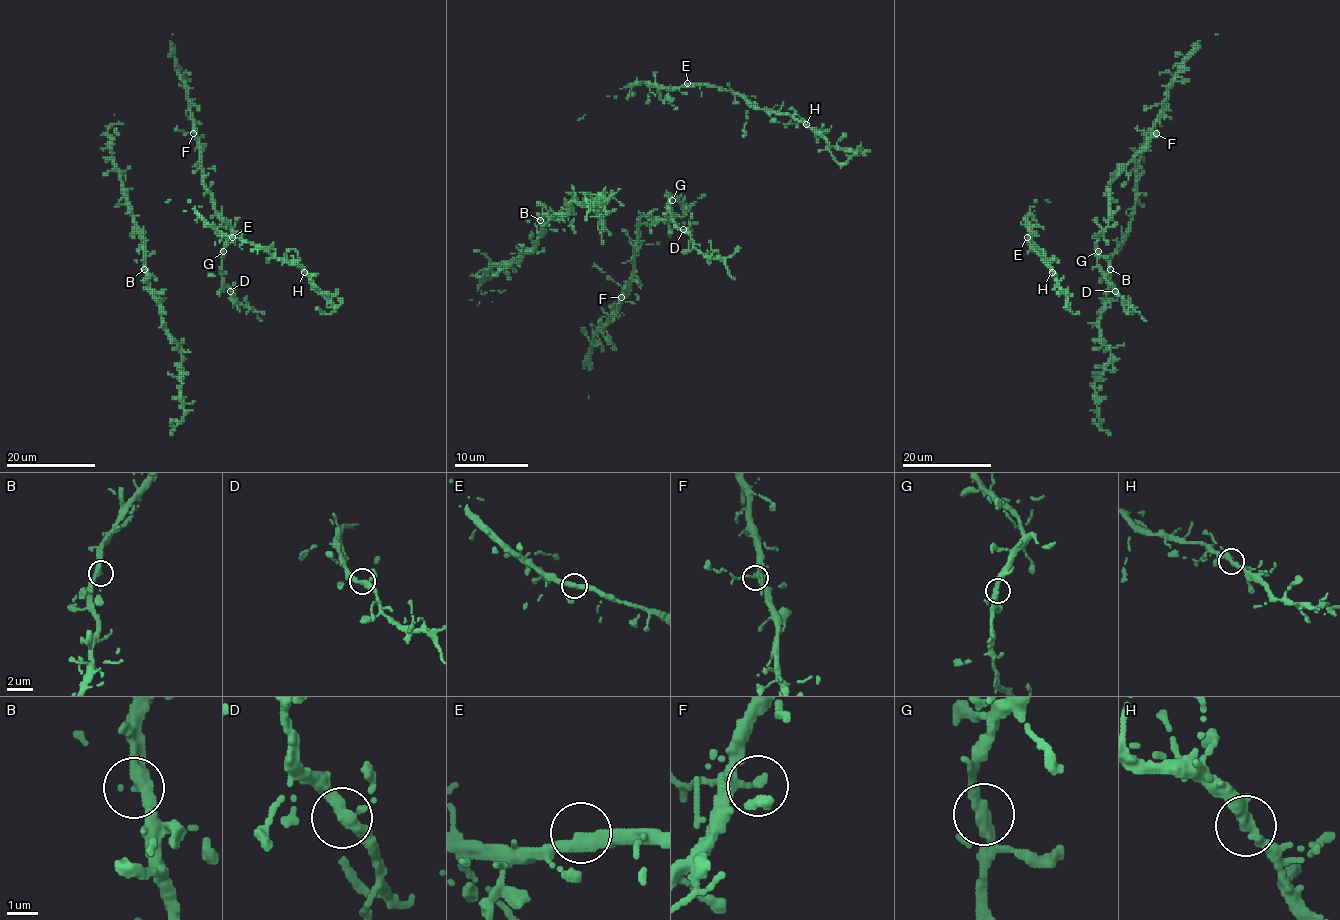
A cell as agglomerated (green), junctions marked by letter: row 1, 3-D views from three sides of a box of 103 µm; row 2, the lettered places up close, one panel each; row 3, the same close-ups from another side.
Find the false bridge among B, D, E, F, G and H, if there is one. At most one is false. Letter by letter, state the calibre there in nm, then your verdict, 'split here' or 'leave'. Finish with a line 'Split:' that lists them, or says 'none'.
B: 400 nm thick; leave
D: 380 nm thick; leave
E: 400 nm thick; leave
F: 320 nm thick; leave
G: 360 nm thick; leave
H: 380 nm thick; leave
Split: none

